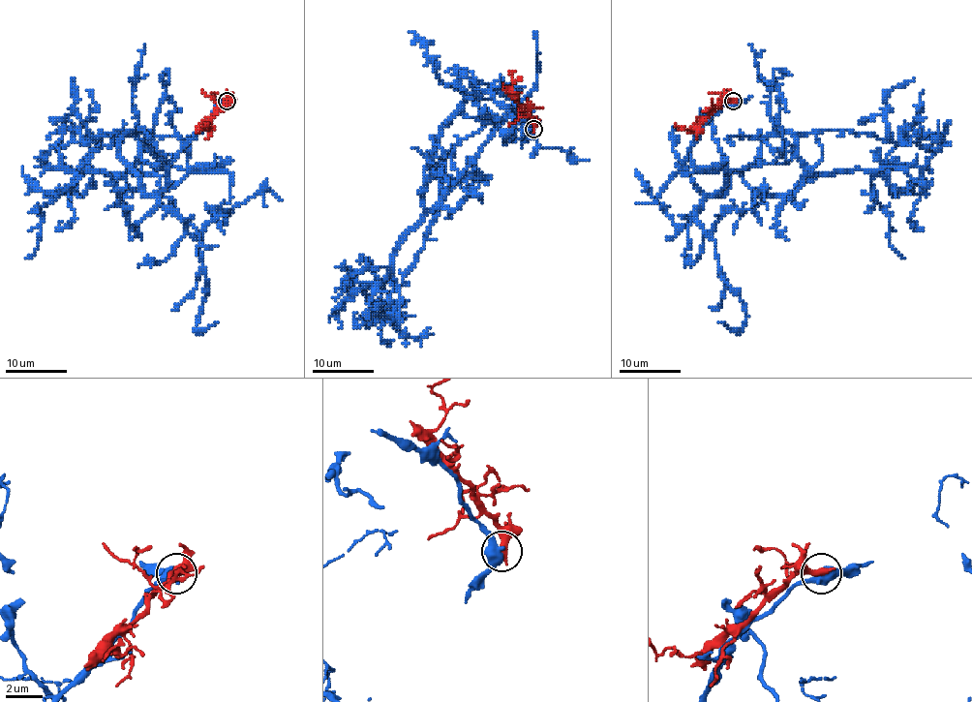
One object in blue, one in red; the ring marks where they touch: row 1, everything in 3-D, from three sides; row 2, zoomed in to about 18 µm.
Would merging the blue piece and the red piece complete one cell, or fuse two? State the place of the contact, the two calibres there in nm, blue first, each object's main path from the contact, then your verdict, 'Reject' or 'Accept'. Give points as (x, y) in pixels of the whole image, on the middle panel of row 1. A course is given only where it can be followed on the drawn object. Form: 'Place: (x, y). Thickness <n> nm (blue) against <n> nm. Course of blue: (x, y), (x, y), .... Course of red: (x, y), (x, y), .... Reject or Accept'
Place: (533, 129). Thickness 500 nm (blue) against 440 nm. Course of blue: (532, 129), (474, 82), (461, 108), (501, 125), (400, 243), (395, 310), (370, 320). Course of red: (532, 129), (532, 119), (511, 93), (514, 82), (510, 74), (516, 71). Reject

